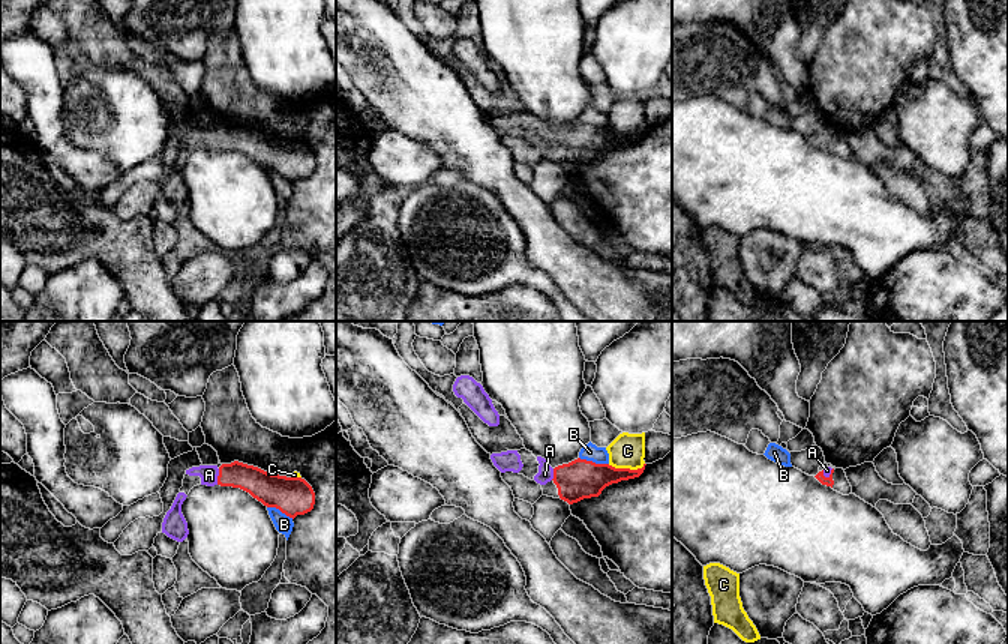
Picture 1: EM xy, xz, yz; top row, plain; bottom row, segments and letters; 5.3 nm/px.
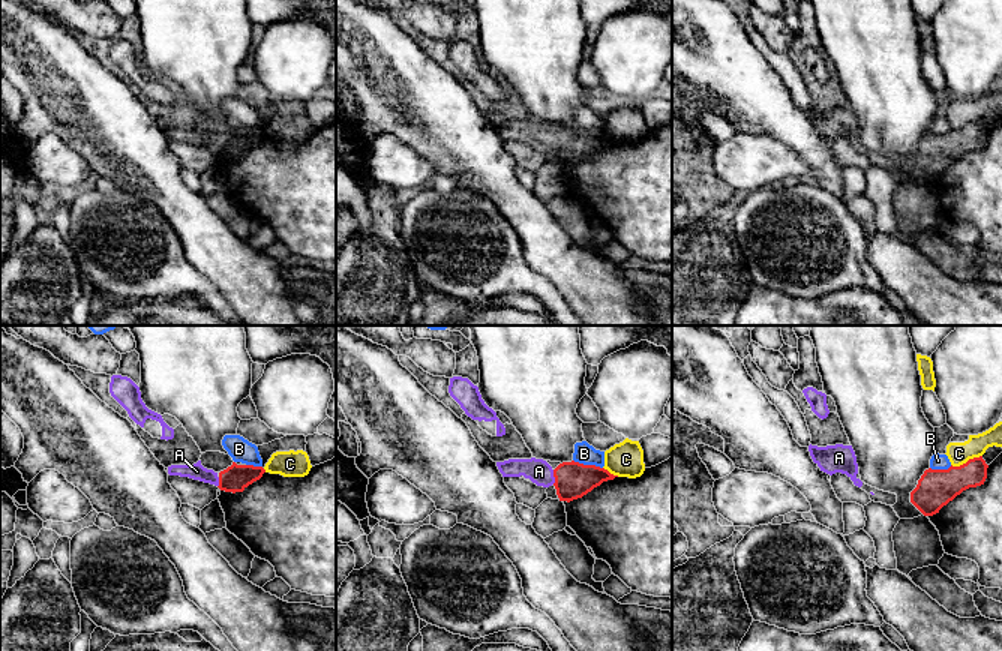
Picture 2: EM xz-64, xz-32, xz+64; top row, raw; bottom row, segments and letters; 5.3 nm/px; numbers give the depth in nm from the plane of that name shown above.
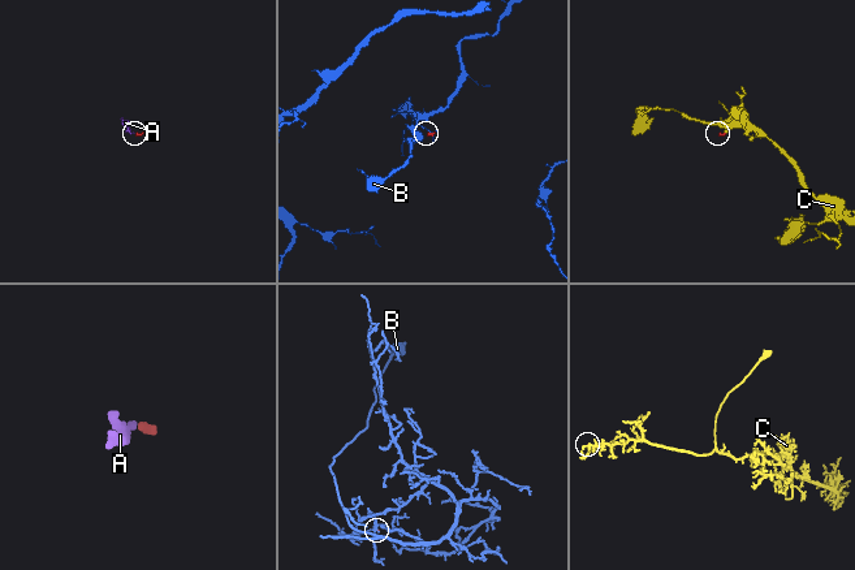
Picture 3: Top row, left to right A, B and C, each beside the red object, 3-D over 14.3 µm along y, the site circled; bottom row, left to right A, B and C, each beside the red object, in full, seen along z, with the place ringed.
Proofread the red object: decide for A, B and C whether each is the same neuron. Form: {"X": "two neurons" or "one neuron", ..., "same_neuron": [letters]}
{"A": "one neuron", "B": "two neurons", "C": "two neurons", "same_neuron": ["A"]}

